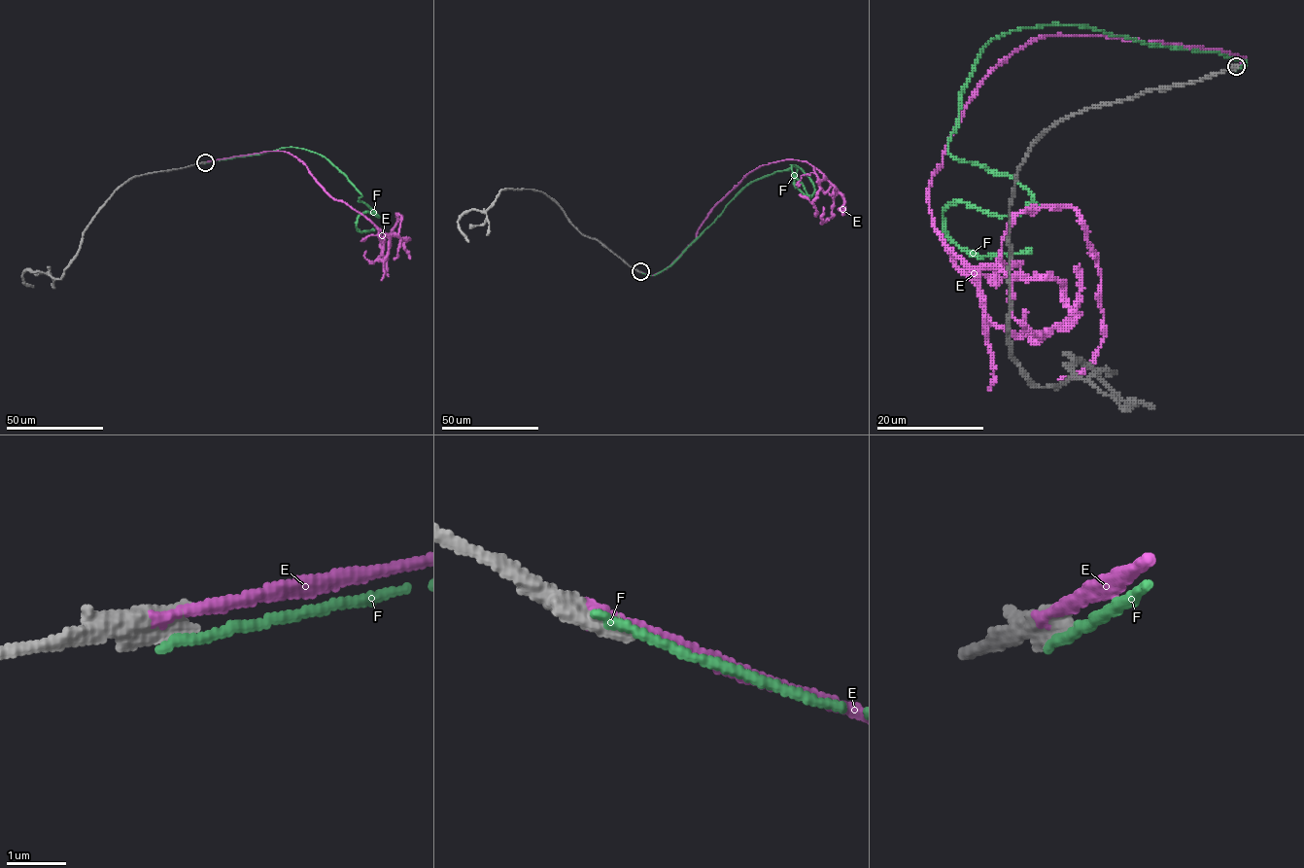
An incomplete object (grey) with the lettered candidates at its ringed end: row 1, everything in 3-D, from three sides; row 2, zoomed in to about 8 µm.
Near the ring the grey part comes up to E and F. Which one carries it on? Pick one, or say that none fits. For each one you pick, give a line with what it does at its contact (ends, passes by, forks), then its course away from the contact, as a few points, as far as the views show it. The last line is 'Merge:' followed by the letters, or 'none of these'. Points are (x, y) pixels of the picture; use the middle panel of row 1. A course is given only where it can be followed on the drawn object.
E: It ends there. Its course: (639, 272), (670, 265), (761, 165), (806, 160), (836, 188), (822, 223), (823, 207)
Merge: E

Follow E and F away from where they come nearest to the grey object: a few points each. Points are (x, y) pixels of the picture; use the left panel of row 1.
E: (204, 162), (287, 152), (332, 197), (389, 235), (398, 231), (398, 213), (387, 254), (388, 276)
F: (205, 163), (290, 147), (316, 152), (378, 216), (363, 212), (356, 227), (374, 229)

